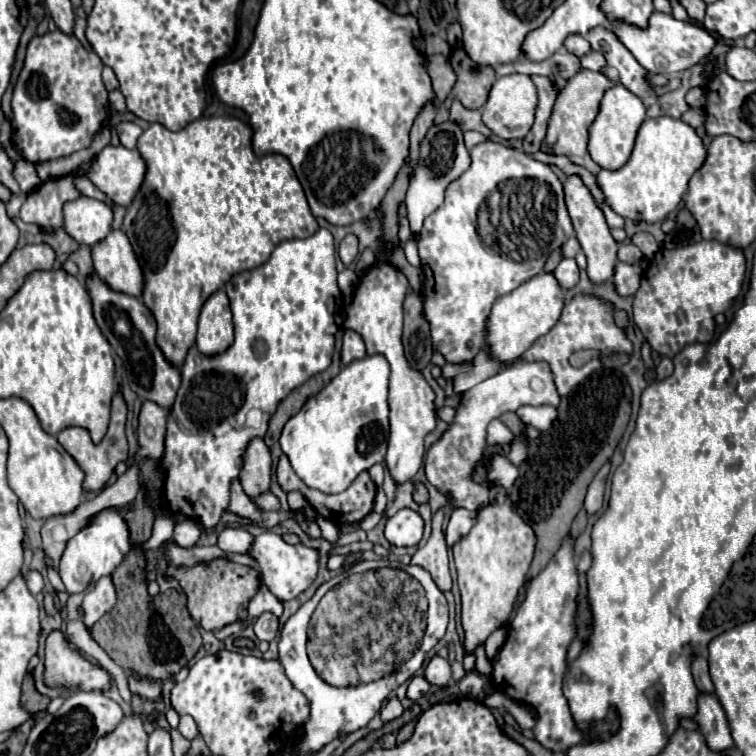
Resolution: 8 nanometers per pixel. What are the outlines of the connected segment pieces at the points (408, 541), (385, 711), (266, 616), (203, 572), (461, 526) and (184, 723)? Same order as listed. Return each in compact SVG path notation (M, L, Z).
M410 508L398 510L392 518L386 522L386 540L392 546L416 546L422 540L424 532L424 520L418 512Z
M392 698L392 700L388 700L388 704L380 710L380 718L382 718L382 722L390 722L390 720L402 716L402 712L404 712L404 710L402 710L400 700L398 700L398 698Z
M264 612L264 614L260 614L260 616L256 618L256 622L254 622L254 632L256 632L258 640L272 642L272 640L276 638L276 634L278 634L278 626L280 626L278 618L276 618L272 612Z
M216 558L214 562L200 562L196 566L168 566L168 578L176 578L188 598L190 616L208 632L220 630L236 620L246 622L248 602L260 588L258 572L254 568L236 564L228 558Z
M458 508L450 513L449 521L445 530L445 540L449 547L458 542L461 537L468 534L476 522L476 515L464 508Z
M180 716L178 730L180 730L180 734L182 734L184 738L188 738L188 740L194 740L194 738L200 734L200 732L198 732L198 726L196 726L196 722L194 722L192 716Z

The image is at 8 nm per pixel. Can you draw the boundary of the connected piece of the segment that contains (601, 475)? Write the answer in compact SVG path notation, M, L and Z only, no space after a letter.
M606 462L598 474L594 476L592 484L588 486L588 494L586 494L586 502L584 508L588 510L588 514L594 514L602 508L602 500L604 500L604 486L606 486L606 476L610 472L610 462Z

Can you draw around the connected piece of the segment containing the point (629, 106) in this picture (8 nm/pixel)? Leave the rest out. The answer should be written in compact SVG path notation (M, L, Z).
M616 84L610 88L600 104L600 112L590 126L590 142L588 142L588 152L592 160L602 168L602 170L618 170L622 168L634 148L636 132L640 124L646 120L646 108L640 102L638 96L634 96L630 90L626 90L622 84Z

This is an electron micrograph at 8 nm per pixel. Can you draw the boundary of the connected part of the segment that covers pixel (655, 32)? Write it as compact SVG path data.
M652 12L648 20L648 28L632 28L632 24L620 24L620 20L612 20L610 28L618 36L618 40L632 52L638 64L652 74L666 76L666 74L692 68L694 64L704 60L710 54L710 50L716 46L716 40L712 38L712 34L700 28L698 24L680 22L670 14L662 14L662 12Z

